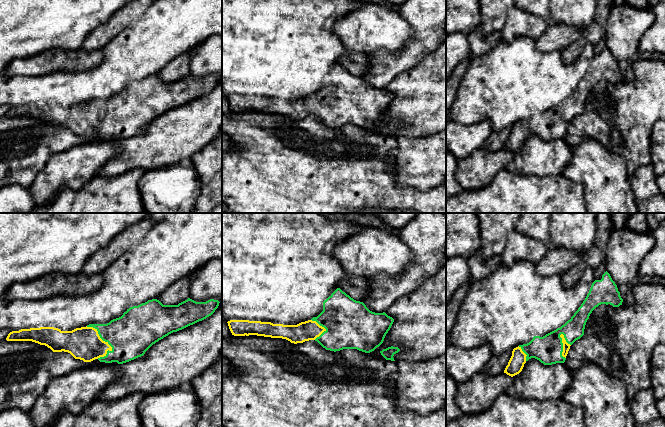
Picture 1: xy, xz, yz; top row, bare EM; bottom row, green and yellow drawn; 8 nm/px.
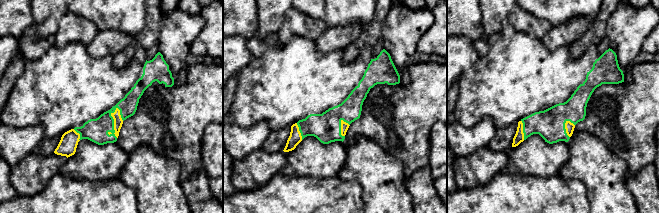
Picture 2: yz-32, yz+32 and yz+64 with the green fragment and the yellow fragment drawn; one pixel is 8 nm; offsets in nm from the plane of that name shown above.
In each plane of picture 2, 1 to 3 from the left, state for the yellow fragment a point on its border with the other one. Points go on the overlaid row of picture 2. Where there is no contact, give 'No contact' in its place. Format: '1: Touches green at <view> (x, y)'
1: Touches green at yz-32 (113, 122)
2: Touches green at yz+32 (340, 128)
3: Touches green at yz+64 (565, 129)

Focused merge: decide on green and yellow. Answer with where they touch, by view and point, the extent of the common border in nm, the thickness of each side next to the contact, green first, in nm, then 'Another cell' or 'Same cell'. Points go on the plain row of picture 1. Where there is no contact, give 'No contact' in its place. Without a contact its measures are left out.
Touches green at xy (103, 116). Shared border 300 nm. Thickness 360 nm (green) against 260 nm. Same cell

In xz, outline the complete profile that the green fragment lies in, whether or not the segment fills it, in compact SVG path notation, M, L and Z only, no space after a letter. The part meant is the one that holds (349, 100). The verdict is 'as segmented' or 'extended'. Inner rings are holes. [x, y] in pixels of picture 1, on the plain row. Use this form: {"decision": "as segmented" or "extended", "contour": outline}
{"decision": "extended", "contour": "M337 64L323 78L323 87L311 96L297 101L273 100L271 98L230 96L229 105L234 112L257 111L271 114L282 114L291 119L303 119L309 116L317 117L323 124L330 127L343 125L357 125L370 129L379 123L390 106L394 95L385 88L375 89L370 87L363 78L356 77Z"}

